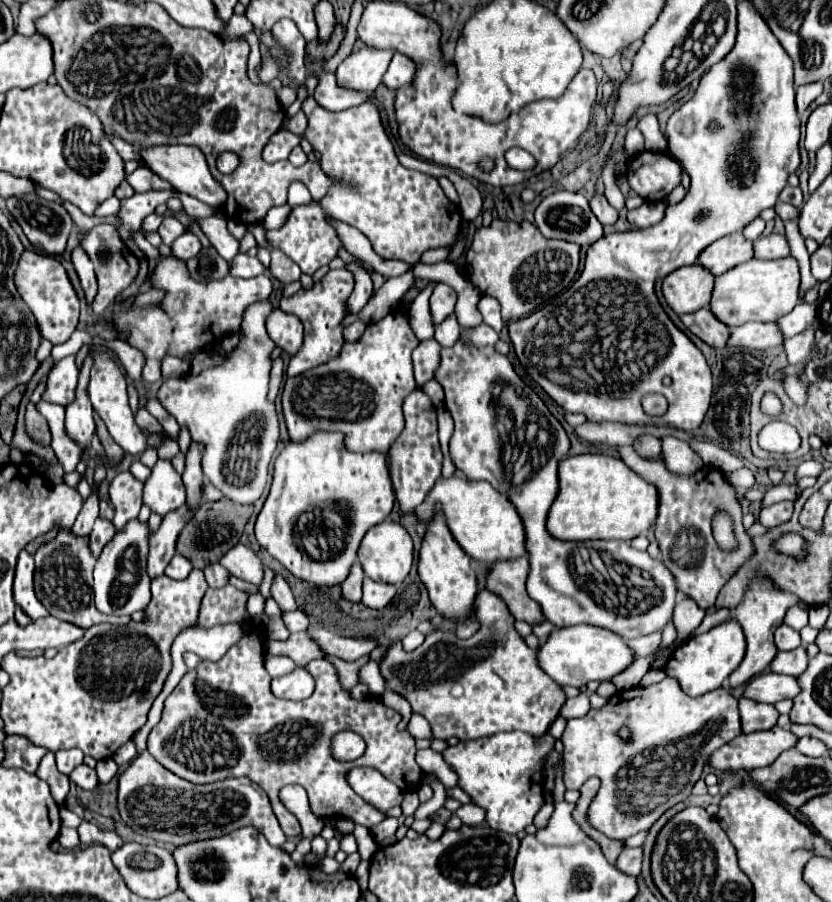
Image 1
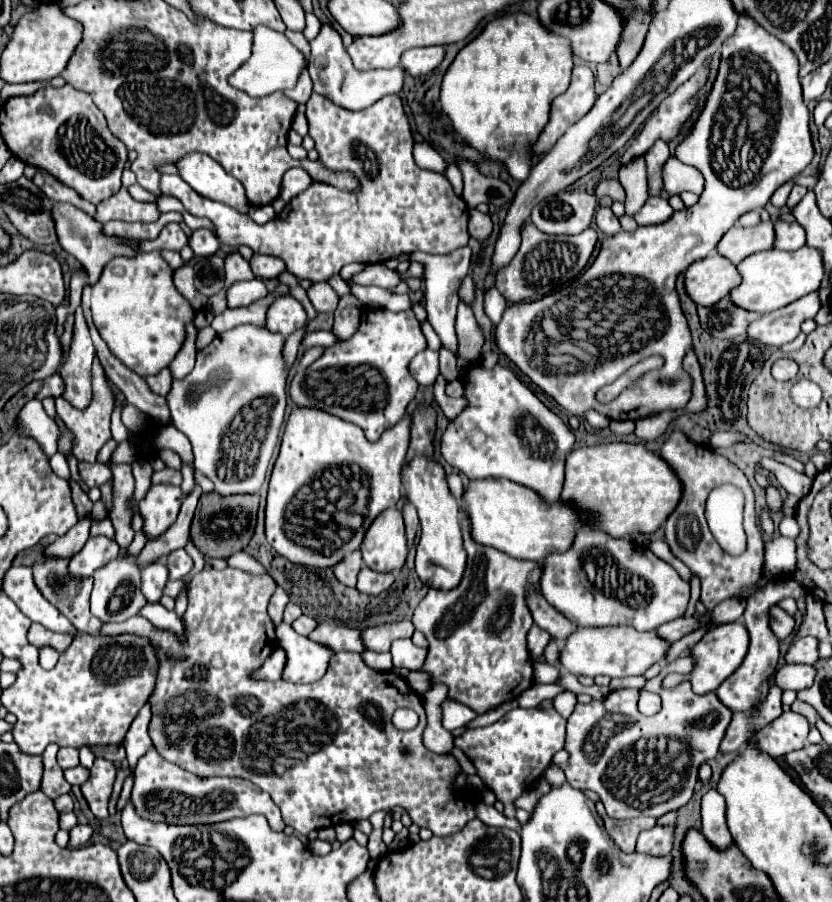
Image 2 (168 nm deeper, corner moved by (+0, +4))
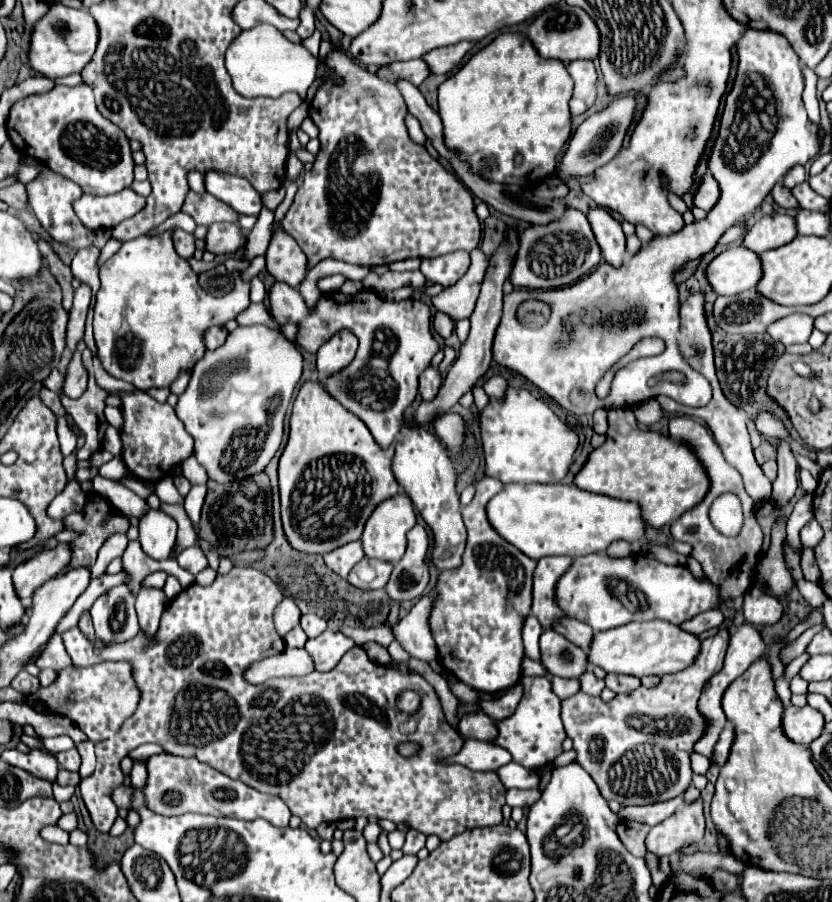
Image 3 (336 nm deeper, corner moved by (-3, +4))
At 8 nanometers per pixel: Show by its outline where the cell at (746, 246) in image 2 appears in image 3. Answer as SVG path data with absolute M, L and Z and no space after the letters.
M772 214L762 216L746 234L744 246L754 250L756 254L762 254L772 248L780 248L788 242L792 242L798 236L794 216L790 214Z

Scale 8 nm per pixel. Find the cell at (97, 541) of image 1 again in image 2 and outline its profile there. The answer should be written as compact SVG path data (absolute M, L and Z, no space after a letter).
M95 536L89 538L87 544L77 552L77 556L71 558L69 570L77 576L91 576L97 568L107 564L119 554L119 546L115 540L109 540L107 536Z

